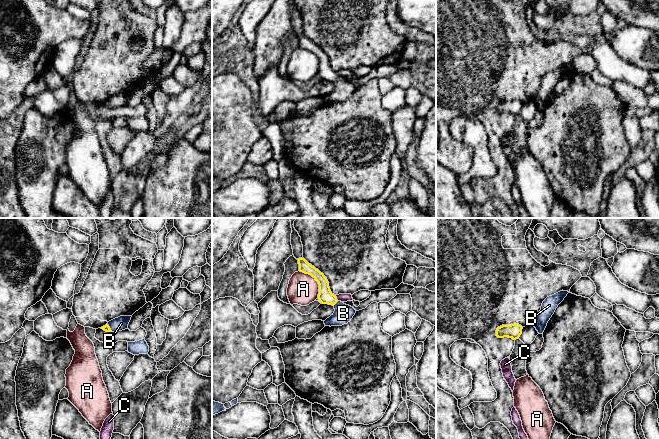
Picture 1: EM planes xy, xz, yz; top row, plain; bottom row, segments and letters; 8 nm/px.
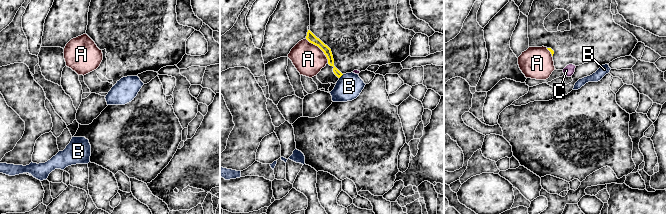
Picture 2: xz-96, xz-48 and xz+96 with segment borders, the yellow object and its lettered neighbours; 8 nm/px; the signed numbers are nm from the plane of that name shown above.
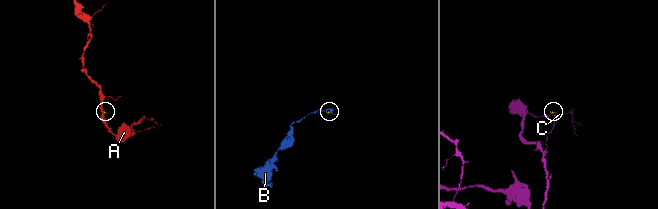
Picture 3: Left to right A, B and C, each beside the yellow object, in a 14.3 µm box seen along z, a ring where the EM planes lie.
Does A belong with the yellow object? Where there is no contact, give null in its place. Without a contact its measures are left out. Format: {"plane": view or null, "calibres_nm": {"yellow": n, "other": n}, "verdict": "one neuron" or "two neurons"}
{"plane": "xz", "calibres_nm": {"yellow": 120, "other": 240}, "verdict": "two neurons"}

